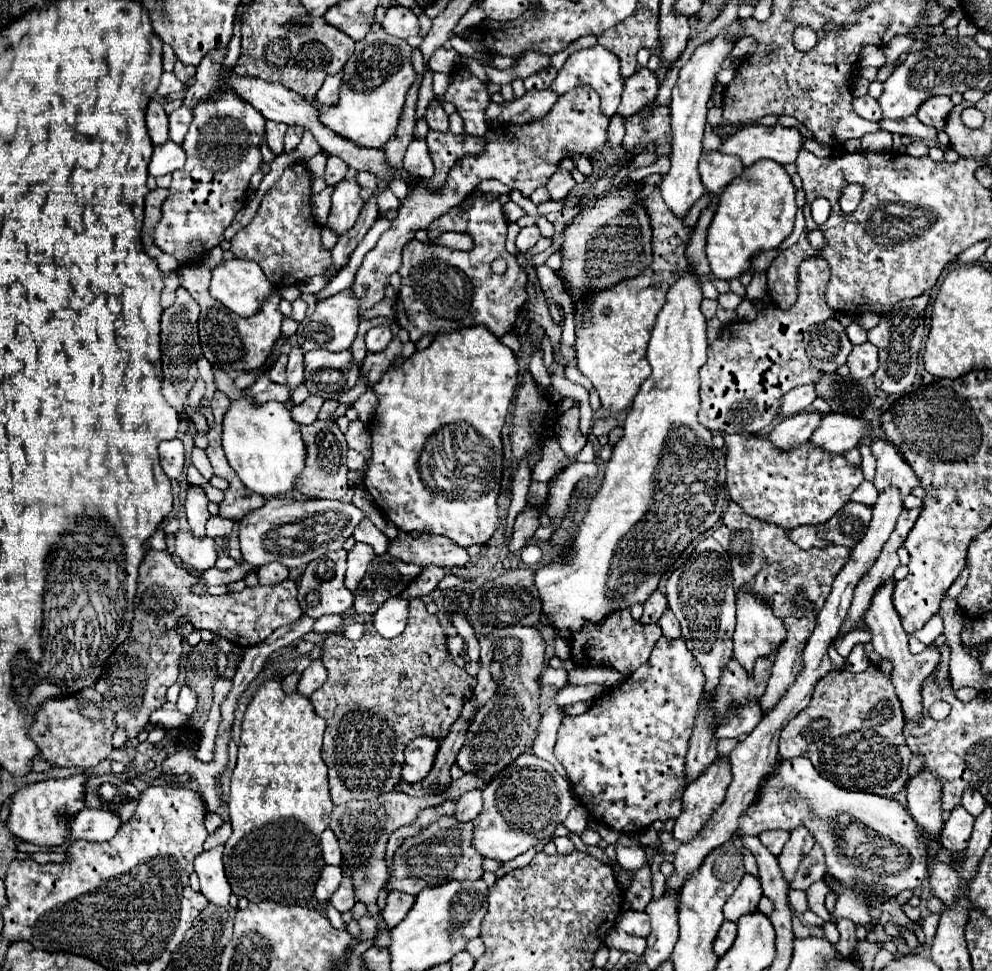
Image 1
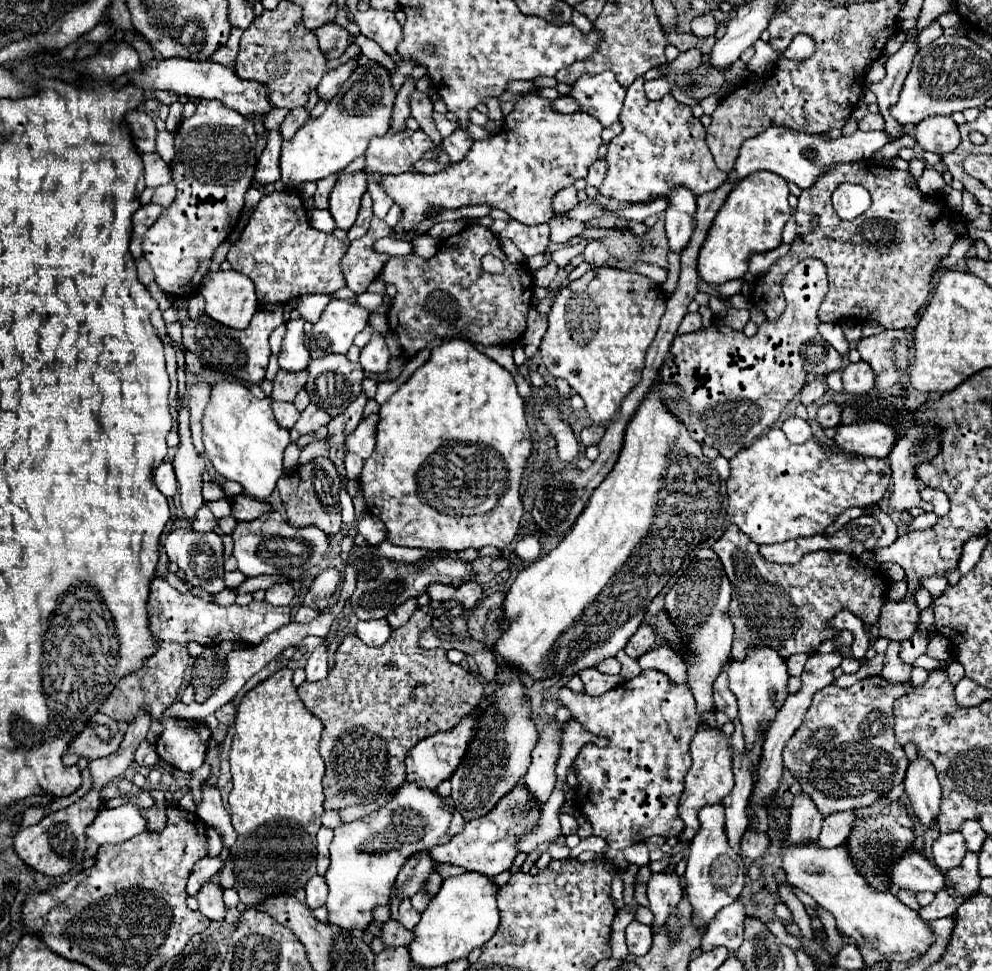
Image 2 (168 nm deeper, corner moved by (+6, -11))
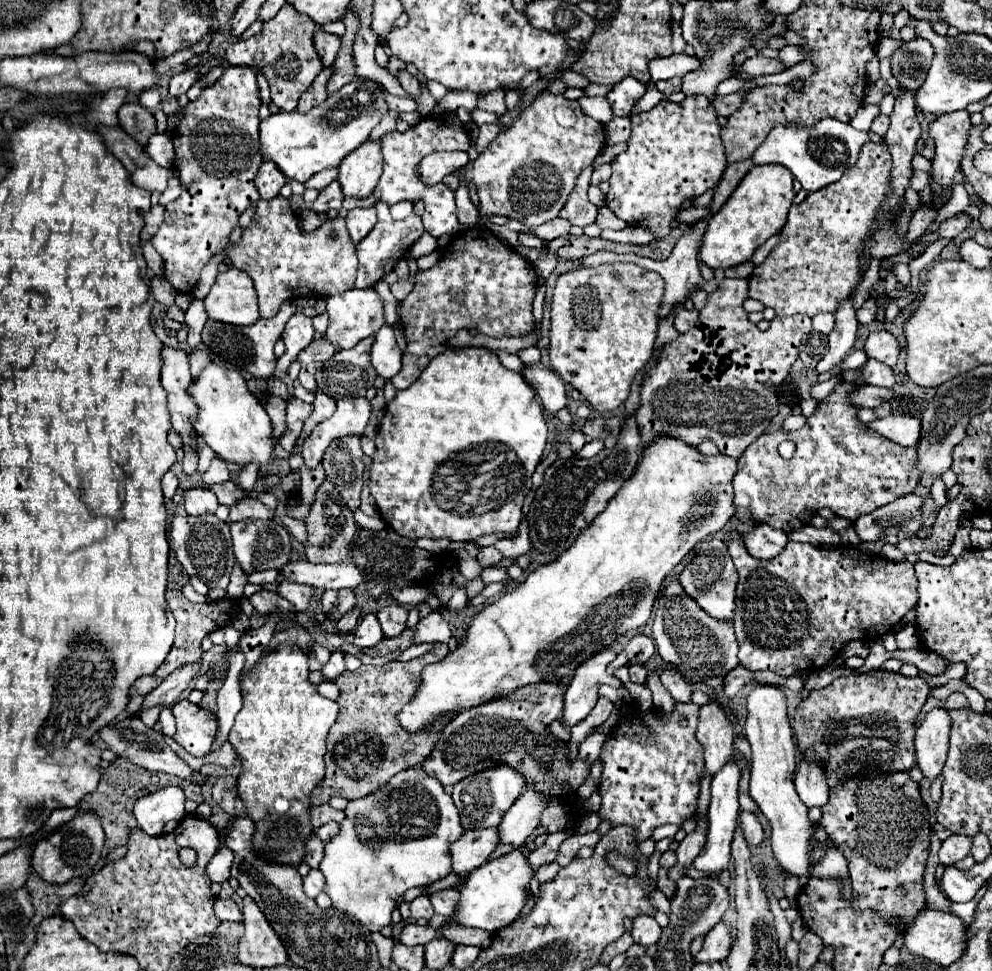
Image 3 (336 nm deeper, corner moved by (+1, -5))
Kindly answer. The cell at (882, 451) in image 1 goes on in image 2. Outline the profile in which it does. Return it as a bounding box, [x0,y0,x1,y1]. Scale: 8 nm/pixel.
[921,488,949,516]

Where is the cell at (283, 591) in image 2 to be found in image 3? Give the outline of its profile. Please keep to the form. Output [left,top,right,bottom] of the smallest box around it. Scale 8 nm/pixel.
[278,580,312,610]

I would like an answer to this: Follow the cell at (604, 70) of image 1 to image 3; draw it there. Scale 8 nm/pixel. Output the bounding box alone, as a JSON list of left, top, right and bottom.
[606,76,646,116]

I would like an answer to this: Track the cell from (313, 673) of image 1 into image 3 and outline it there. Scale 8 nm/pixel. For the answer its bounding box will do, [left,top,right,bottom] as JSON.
[336,606,362,634]

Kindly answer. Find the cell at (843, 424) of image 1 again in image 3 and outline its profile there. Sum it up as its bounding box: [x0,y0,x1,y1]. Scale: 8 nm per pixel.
[866,416,920,446]

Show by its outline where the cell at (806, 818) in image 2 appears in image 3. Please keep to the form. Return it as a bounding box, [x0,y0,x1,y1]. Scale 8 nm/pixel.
[794,762,828,808]

